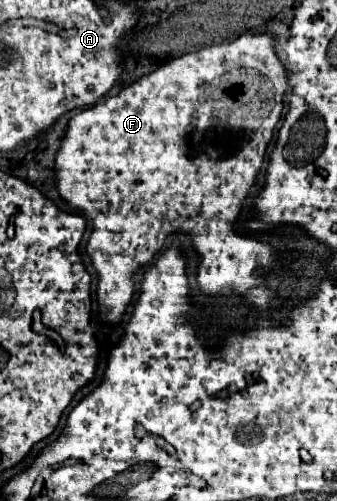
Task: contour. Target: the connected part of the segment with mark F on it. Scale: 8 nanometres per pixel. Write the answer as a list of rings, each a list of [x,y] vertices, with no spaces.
[[[242,35],[232,43],[220,43],[220,45],[210,45],[204,47],[200,51],[194,53],[186,53],[182,57],[176,57],[172,61],[168,61],[166,65],[158,67],[154,73],[144,75],[140,81],[132,83],[130,87],[126,87],[120,95],[104,99],[100,103],[96,103],[94,107],[78,113],[76,117],[72,117],[72,121],[68,123],[66,135],[62,139],[62,147],[58,149],[56,155],[56,183],[58,183],[58,191],[62,195],[62,199],[66,199],[72,207],[84,211],[84,215],[88,215],[88,219],[92,219],[94,223],[94,231],[90,235],[90,243],[86,247],[94,269],[98,271],[98,303],[100,303],[100,311],[102,311],[102,319],[116,323],[120,321],[126,305],[132,299],[134,293],[134,285],[132,285],[132,271],[136,271],[140,265],[148,263],[154,253],[158,253],[164,245],[164,241],[174,233],[174,231],[186,231],[190,233],[194,247],[202,259],[200,267],[198,267],[198,283],[204,291],[208,293],[216,293],[222,289],[230,289],[230,291],[240,291],[242,295],[246,293],[246,297],[260,297],[260,303],[274,303],[274,301],[282,301],[280,297],[276,297],[268,287],[256,287],[254,293],[250,293],[250,267],[260,267],[260,265],[270,265],[272,263],[272,247],[268,247],[268,243],[258,241],[250,235],[242,235],[242,233],[234,233],[236,229],[236,219],[238,213],[242,209],[242,203],[250,191],[250,187],[256,181],[256,175],[262,167],[264,161],[264,153],[266,147],[272,139],[274,127],[280,121],[280,109],[282,109],[282,97],[288,85],[288,75],[286,69],[282,67],[282,63],[278,61],[276,53],[274,53],[274,39],[270,35]]]

